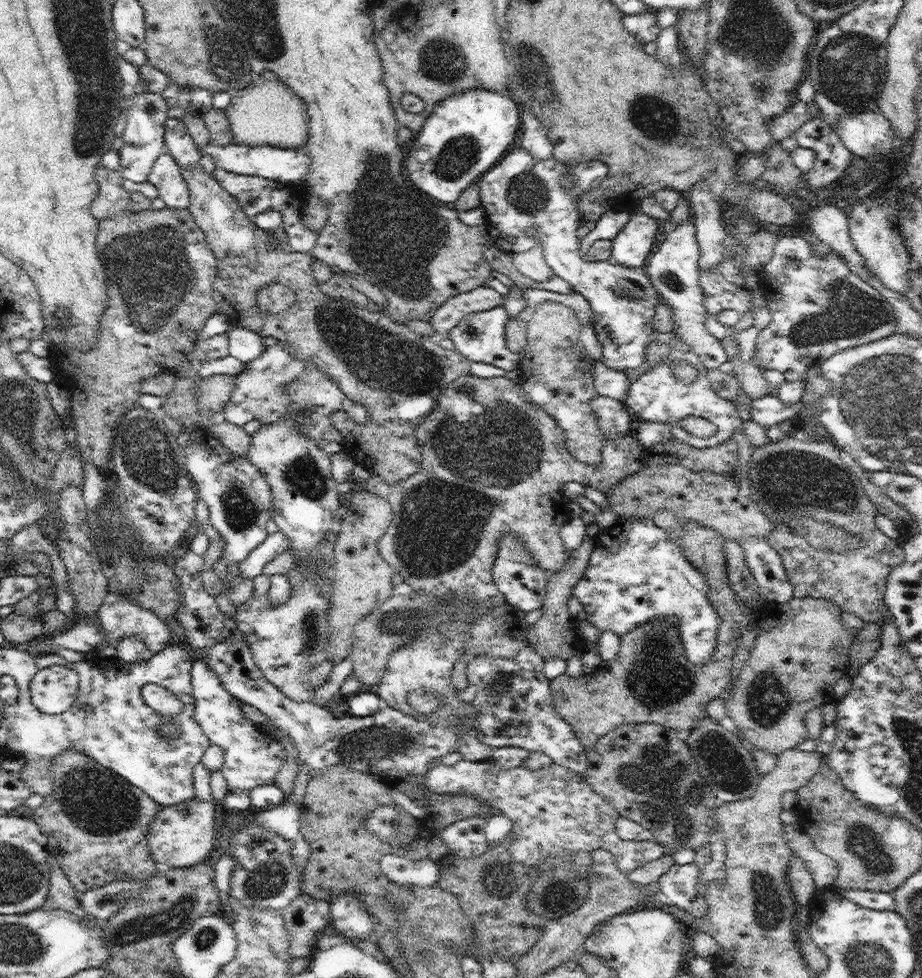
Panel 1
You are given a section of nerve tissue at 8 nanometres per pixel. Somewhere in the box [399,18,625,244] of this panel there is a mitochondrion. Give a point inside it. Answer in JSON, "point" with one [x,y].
{"point":[441,60]}

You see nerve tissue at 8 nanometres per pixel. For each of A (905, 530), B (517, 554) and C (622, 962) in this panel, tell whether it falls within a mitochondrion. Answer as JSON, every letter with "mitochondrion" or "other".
{"A":"other","B":"mitochondrion","C":"other"}

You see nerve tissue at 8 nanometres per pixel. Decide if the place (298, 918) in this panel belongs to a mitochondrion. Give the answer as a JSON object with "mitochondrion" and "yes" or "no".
{"mitochondrion":"no"}

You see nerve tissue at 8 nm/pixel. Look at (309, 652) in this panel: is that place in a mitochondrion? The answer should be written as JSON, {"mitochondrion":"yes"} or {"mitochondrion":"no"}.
{"mitochondrion":"yes"}

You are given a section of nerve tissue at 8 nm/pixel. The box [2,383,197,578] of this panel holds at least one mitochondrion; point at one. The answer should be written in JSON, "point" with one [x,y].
{"point":[143,450]}

